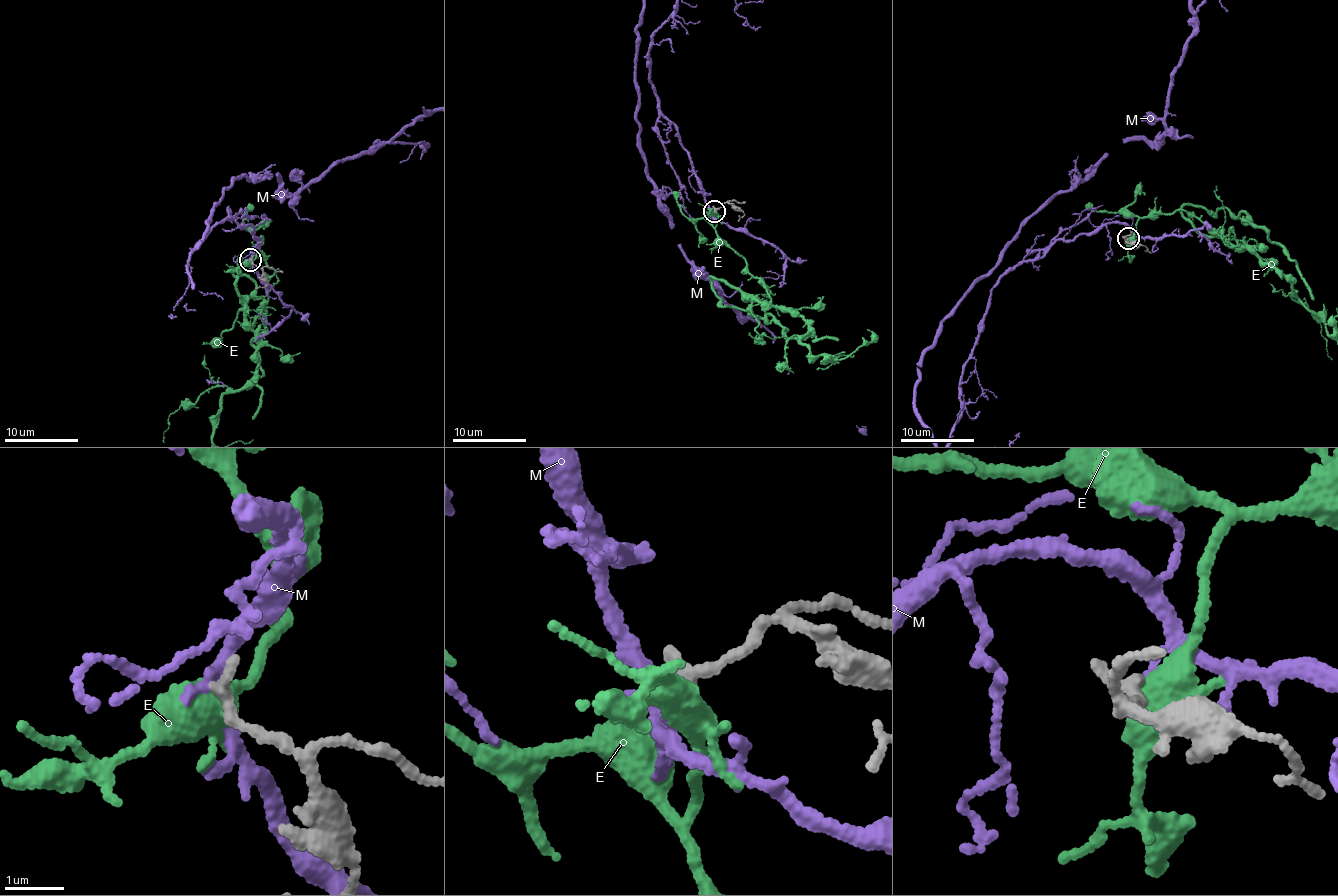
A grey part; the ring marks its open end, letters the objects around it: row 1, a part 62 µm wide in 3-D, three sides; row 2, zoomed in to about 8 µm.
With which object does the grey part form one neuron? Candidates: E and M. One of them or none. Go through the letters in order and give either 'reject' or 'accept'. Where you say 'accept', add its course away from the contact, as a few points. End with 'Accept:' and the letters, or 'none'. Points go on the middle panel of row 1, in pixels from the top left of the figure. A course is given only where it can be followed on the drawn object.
E: reject
M: reject
Accept: none

